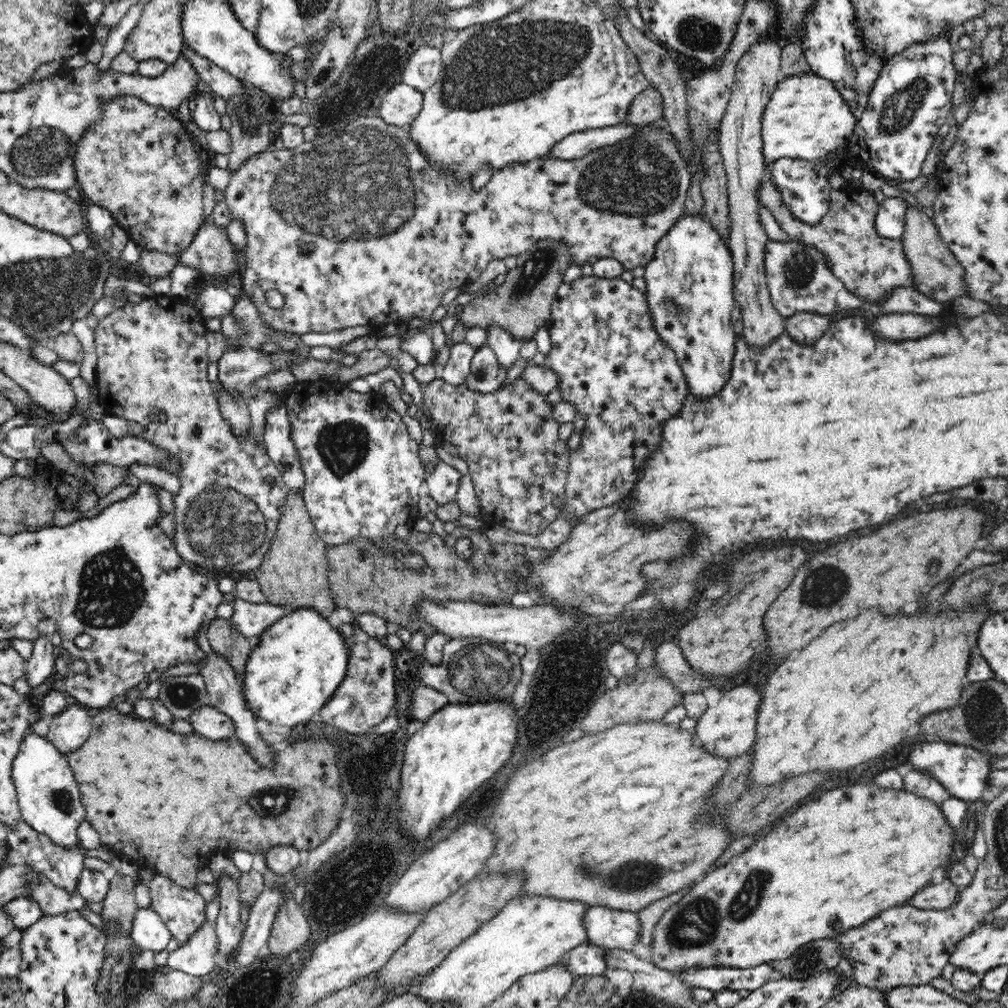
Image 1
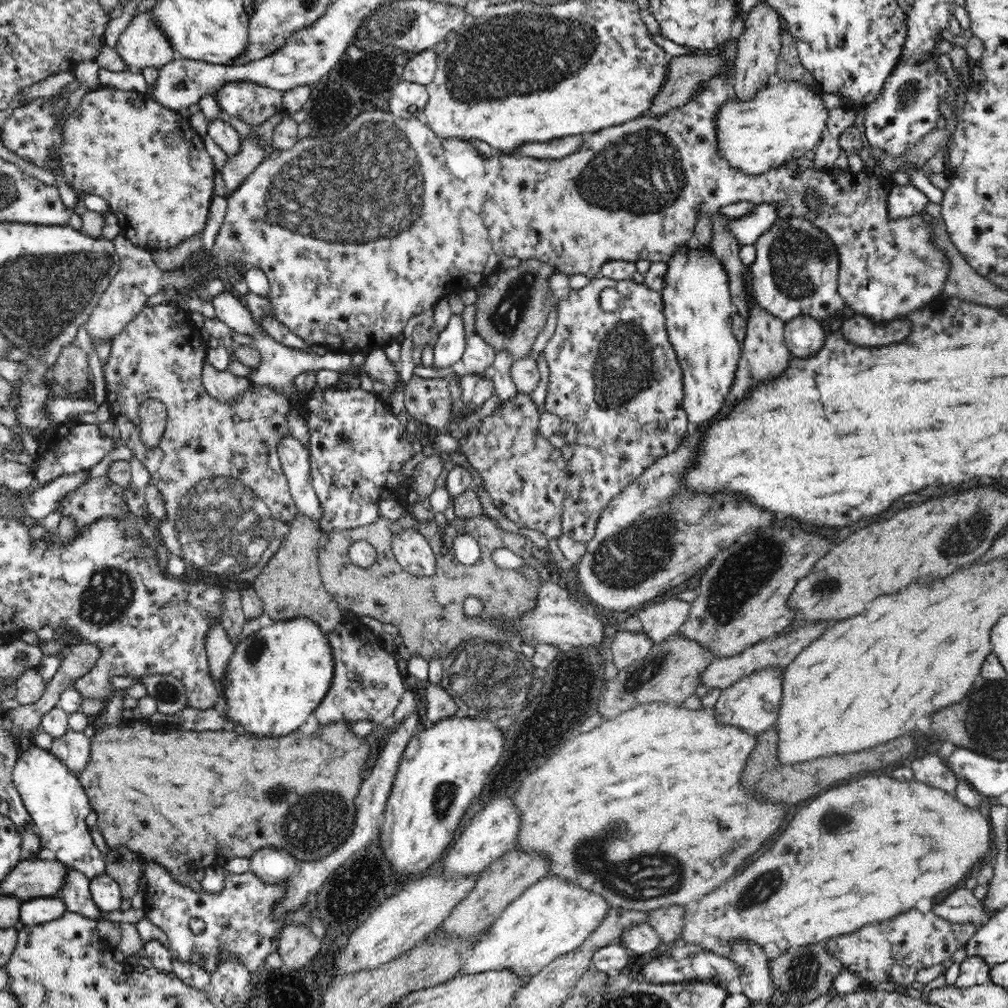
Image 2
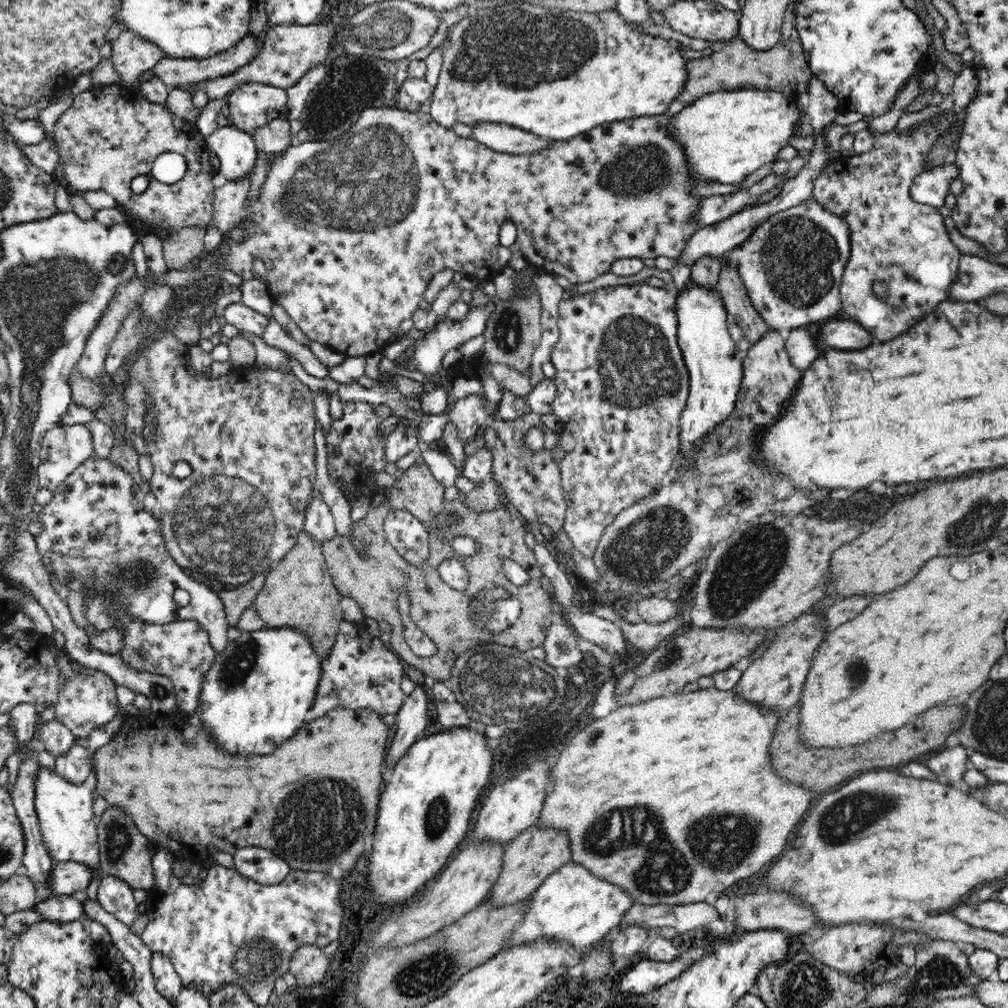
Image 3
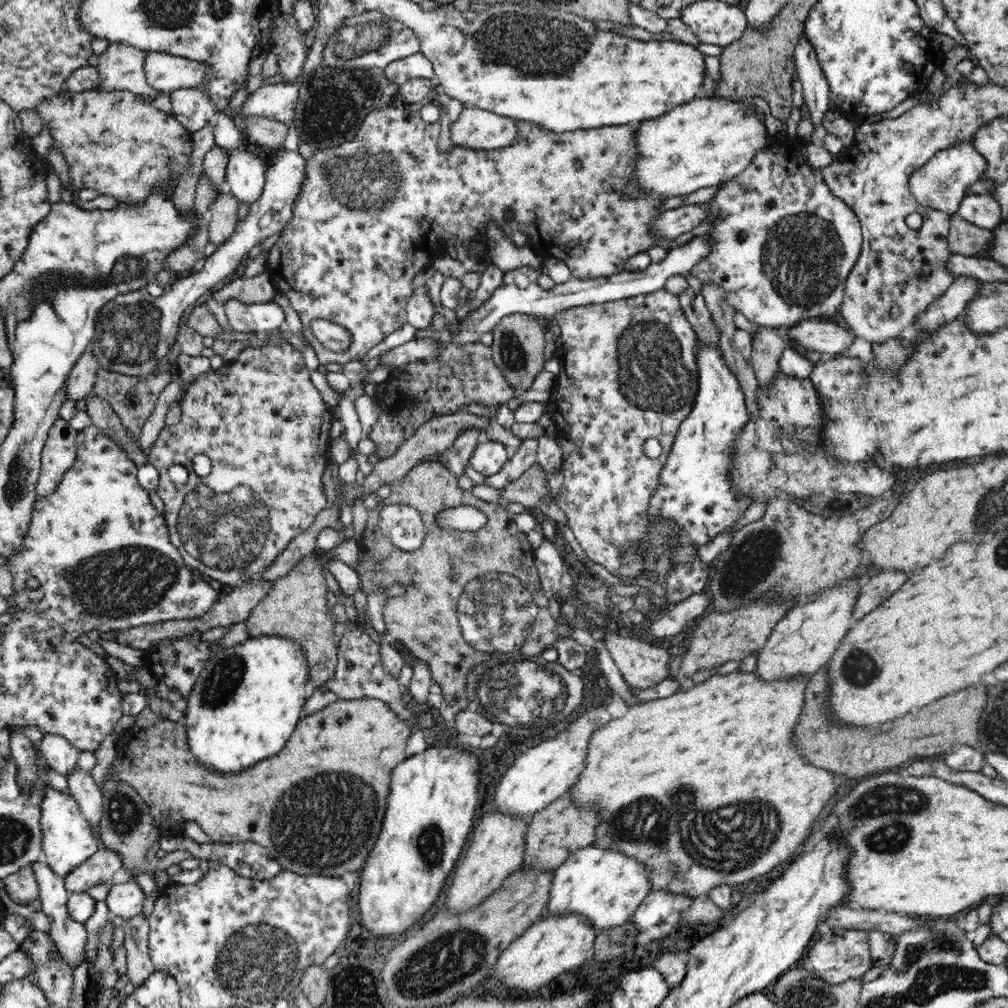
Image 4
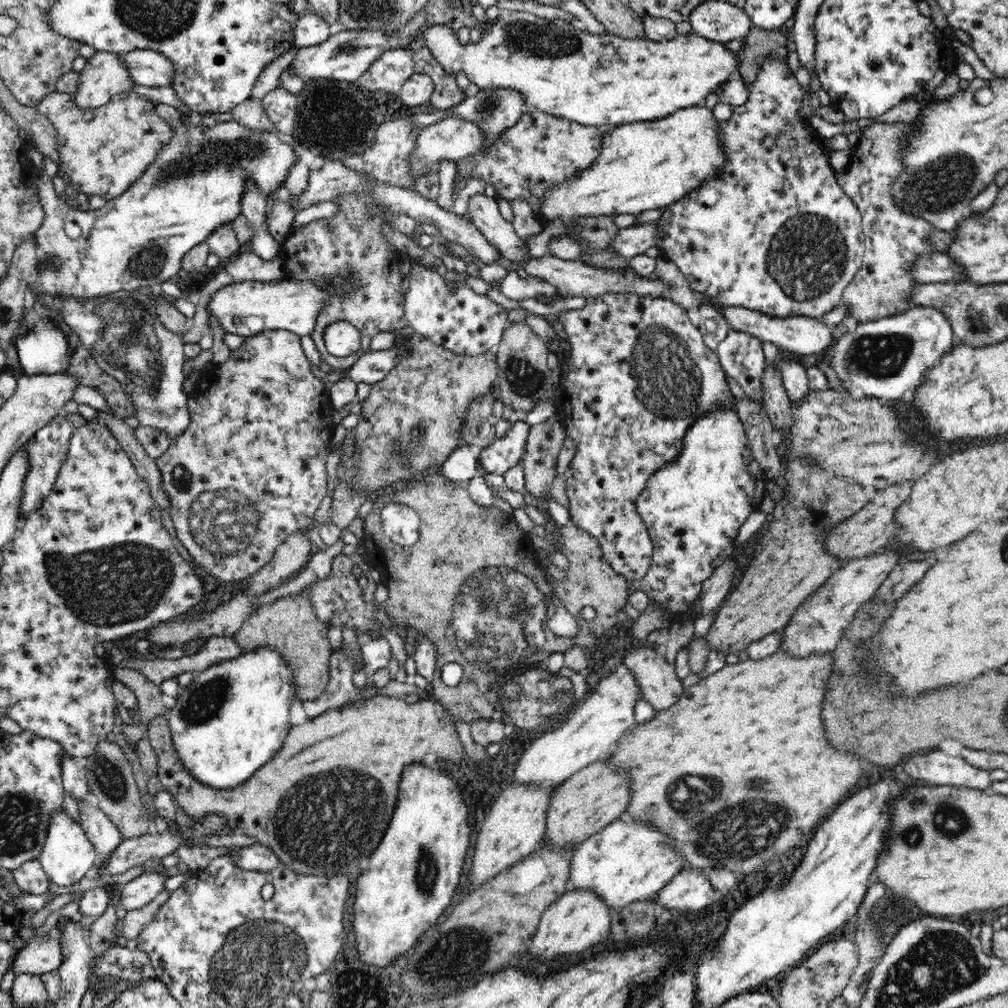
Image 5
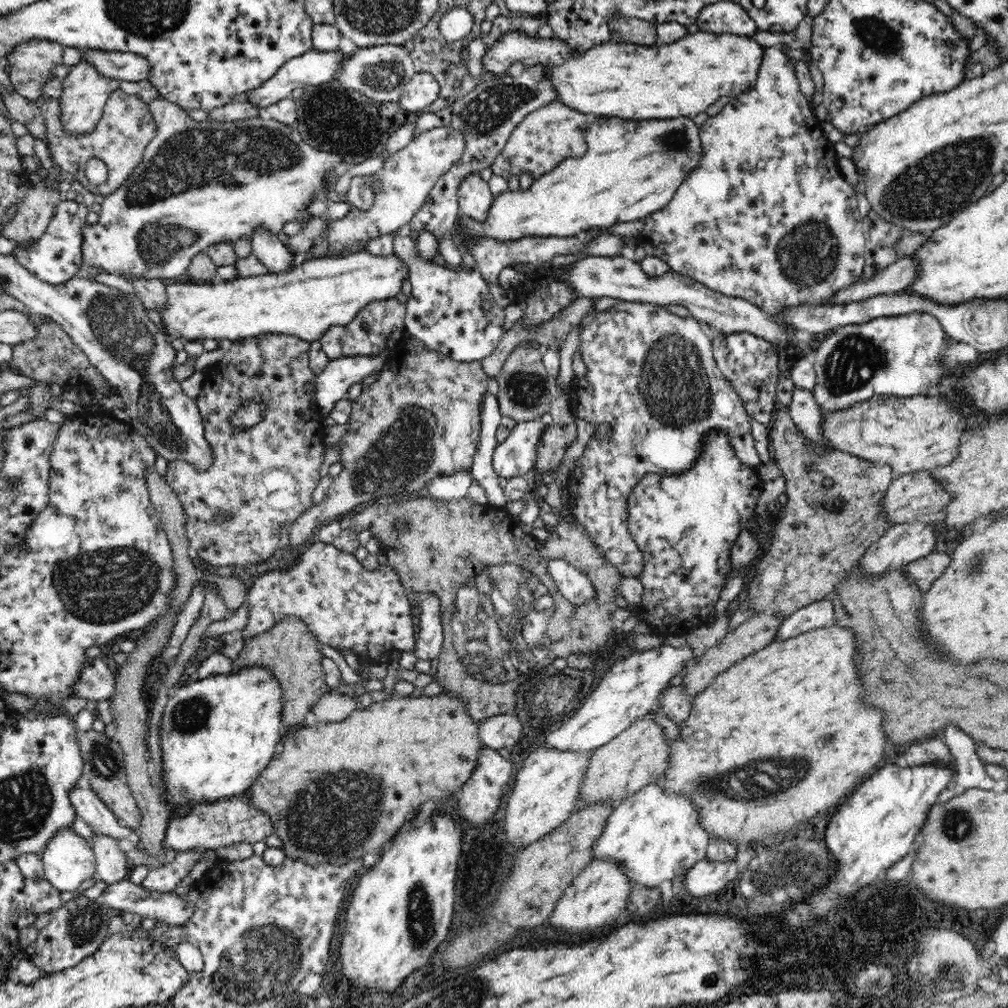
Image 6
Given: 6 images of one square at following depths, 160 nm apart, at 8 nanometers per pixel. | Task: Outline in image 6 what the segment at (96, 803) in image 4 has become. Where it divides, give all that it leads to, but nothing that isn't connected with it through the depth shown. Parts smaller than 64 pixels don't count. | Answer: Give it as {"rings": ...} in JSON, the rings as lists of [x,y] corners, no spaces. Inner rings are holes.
{"rings":[[[92,830],[92,850],[96,859],[94,884],[114,884],[124,880],[131,867],[125,852],[120,849],[117,838]]]}

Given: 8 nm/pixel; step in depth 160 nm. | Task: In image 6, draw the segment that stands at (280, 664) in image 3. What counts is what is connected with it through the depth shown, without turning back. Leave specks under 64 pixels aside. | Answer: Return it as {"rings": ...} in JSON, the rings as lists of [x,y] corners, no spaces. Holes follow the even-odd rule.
{"rings":[[[244,666],[242,670],[233,669],[227,674],[212,674],[206,678],[197,679],[194,683],[184,685],[179,689],[173,690],[167,700],[167,706],[163,712],[163,721],[160,731],[160,744],[162,747],[163,758],[163,780],[166,783],[165,794],[166,801],[175,809],[184,807],[188,804],[197,804],[198,802],[214,802],[220,799],[231,799],[232,797],[241,796],[246,790],[252,787],[252,784],[258,779],[258,774],[269,765],[280,749],[286,730],[282,720],[283,709],[283,690],[280,681],[273,675],[271,670],[263,666]]]}

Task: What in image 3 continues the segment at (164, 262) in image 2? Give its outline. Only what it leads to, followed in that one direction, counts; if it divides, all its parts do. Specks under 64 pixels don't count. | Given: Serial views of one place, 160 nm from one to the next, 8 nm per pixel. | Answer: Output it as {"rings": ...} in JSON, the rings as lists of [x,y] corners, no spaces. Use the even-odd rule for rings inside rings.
{"rings":[[[186,227],[163,240],[162,253],[169,270],[184,268],[206,252],[204,232],[205,227]]]}

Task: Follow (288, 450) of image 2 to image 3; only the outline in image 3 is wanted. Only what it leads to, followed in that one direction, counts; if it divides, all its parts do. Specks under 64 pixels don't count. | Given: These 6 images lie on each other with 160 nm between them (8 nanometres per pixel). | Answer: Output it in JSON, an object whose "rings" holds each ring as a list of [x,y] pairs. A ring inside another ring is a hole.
{"rings":[[[310,496],[303,529],[321,544],[334,538],[335,521],[331,508],[320,497]]]}

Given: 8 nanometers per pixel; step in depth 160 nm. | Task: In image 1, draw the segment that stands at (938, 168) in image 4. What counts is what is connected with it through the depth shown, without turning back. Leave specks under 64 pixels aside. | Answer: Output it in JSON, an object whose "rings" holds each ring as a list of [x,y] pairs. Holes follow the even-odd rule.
{"rings":[[[887,197],[879,205],[874,218],[874,229],[880,238],[890,240],[900,239],[904,232],[904,216],[906,216],[908,204],[904,200],[895,197]]]}

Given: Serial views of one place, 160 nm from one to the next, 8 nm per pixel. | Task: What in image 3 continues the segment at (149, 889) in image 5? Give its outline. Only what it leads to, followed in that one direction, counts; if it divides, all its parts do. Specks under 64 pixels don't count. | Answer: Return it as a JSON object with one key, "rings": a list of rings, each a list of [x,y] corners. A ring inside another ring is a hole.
{"rings":[[[102,876],[96,895],[106,912],[113,914],[118,921],[130,925],[138,916],[132,892],[132,887],[122,879]]]}

